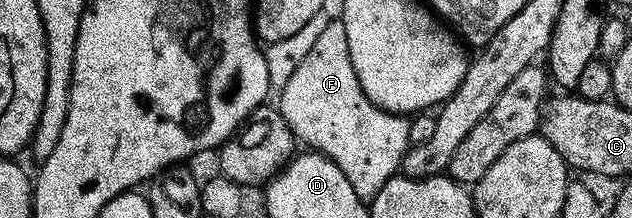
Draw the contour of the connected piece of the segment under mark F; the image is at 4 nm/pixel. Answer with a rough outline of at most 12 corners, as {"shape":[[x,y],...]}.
{"shape":[[342,21],[283,86],[292,134],[370,200],[411,126],[365,96]]}

